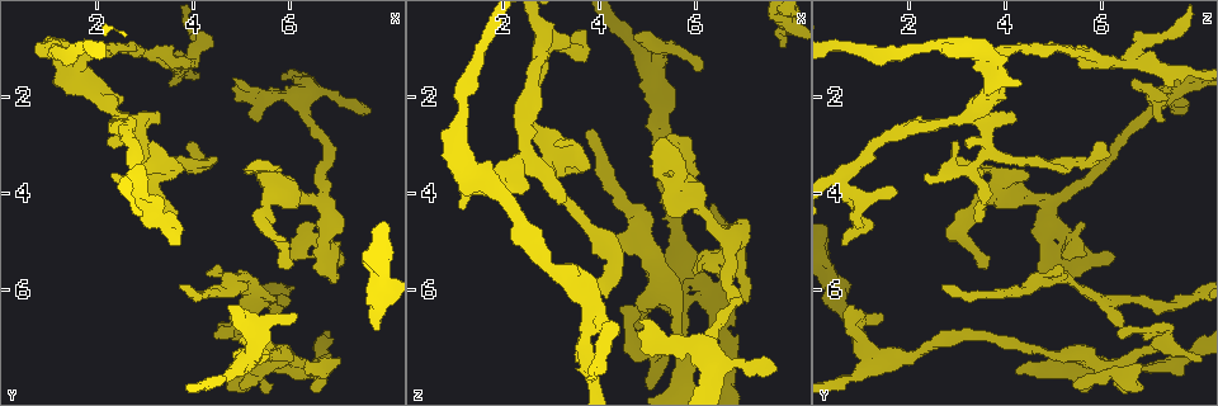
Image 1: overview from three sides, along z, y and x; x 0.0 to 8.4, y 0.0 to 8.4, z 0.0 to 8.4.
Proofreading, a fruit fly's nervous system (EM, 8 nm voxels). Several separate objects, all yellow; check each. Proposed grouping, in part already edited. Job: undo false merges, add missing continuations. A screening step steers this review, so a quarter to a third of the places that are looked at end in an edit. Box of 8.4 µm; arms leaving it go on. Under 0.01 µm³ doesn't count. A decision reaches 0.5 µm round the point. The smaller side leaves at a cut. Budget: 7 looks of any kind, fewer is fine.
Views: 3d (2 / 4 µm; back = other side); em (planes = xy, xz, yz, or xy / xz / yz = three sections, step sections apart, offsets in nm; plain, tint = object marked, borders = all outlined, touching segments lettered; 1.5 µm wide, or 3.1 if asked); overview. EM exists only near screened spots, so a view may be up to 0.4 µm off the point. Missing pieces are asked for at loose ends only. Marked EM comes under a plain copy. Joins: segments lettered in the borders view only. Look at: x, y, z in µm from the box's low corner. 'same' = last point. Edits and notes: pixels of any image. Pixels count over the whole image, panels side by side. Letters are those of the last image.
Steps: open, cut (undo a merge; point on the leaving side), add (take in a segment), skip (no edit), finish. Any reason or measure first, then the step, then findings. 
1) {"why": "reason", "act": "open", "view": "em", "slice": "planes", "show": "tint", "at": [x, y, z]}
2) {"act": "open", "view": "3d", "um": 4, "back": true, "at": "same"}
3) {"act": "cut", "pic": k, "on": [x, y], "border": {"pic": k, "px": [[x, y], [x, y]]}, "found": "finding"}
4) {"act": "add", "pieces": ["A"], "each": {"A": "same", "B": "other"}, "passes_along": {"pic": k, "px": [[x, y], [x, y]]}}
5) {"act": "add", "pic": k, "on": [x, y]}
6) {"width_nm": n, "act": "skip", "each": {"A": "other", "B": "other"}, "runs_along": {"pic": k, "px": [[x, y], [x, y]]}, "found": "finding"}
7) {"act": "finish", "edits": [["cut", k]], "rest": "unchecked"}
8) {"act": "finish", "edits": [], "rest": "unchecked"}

{"why": "free end", "act": "open", "view": "3d", "um": 2, "at": [5.50, 3.60, 4.55]}

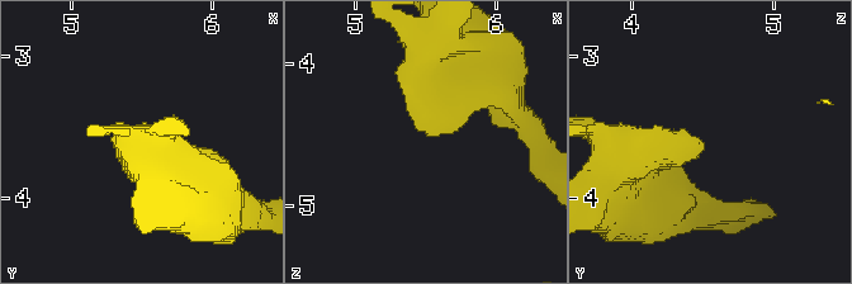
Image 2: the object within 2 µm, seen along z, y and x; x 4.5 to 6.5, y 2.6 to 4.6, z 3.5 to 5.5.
{"why": "need the tissue", "act": "open", "view": "em", "slice": "xz", "step": 4, "show": "borders", "at": [5.54, 3.58, 4.50]}

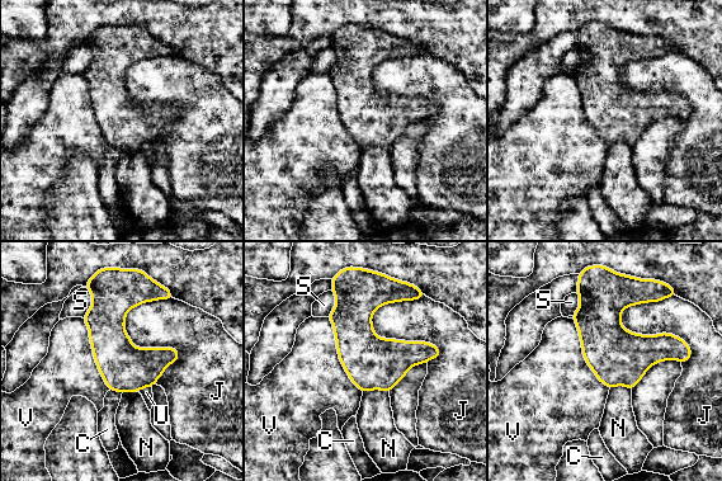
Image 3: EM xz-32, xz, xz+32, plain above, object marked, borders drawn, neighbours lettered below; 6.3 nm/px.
{"act": "open", "view": "em", "slice": "planes", "show": "borders", "at": "same"}

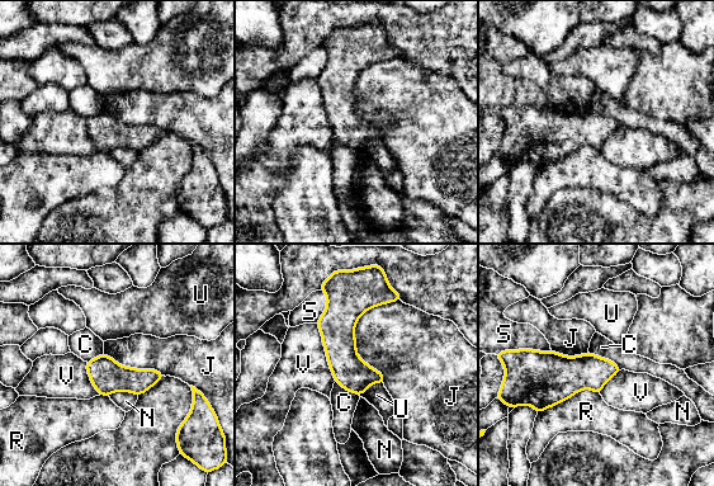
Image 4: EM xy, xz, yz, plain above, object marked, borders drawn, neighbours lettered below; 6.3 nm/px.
{"act": "skip", "each": {"C": "other", "J": "other", "N": "other", "R": "other", "S": "other", "U": "other", "V": "other"}, "border": {"pic": 4, "px": [[383, 383], [372, 383], [359, 395]]}, "found": "no lettered segment goes on from it"}

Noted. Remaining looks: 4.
{"why": "branch stops here", "act": "open", "view": "3d", "um": 2, "at": [7.65, 2.20, 7.65]}

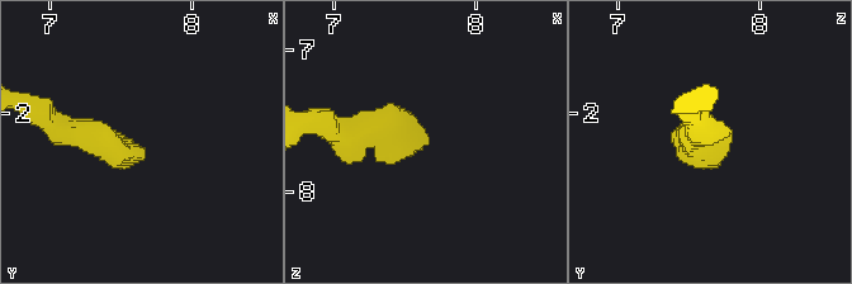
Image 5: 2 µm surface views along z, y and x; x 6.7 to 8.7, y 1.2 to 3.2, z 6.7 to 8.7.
{"act": "open", "view": "em", "slice": "planes", "show": "borders", "at": [7.66, 2.24, 7.68]}

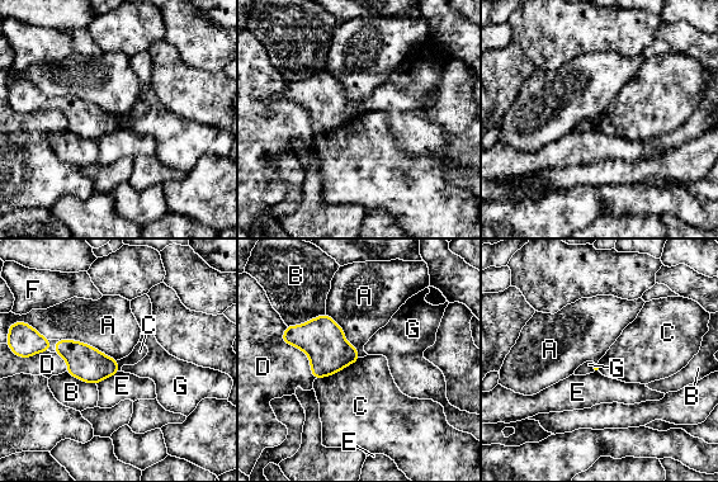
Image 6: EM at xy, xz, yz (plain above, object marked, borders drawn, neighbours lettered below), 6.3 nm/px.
{"act": "skip", "each": {"A": "other", "B": "other", "C": "other", "D": "other", "E": "other", "F": "other", "G": "other"}, "border": {"pic": 6, "px": [[359, 358], [341, 369], [316, 379]]}, "found": "none of them fits"}

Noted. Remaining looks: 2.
{"why": "thin end", "act": "open", "view": "em", "slice": "planes", "show": "borders", "at": [2.35, 3.60, 2.35]}

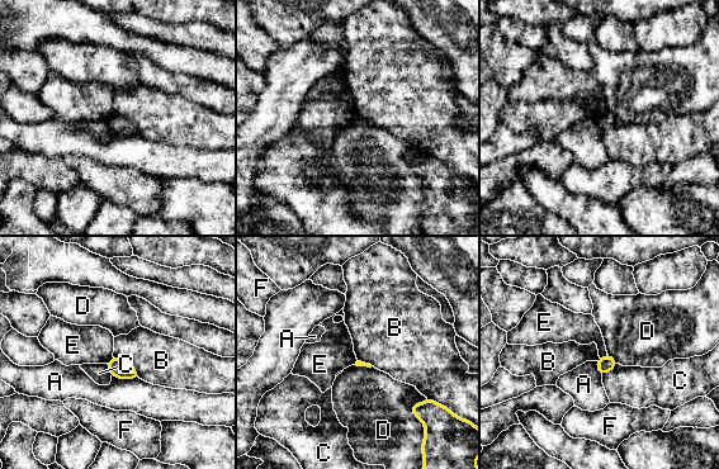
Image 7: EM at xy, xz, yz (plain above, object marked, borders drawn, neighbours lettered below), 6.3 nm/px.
{"act": "skip", "each": {"A": "other", "B": "other", "C": "other", "D": "other", "E": "other", "F": "other"}, "border": {"pic": 7, "px": [[113, 356], [128, 363], [140, 377]]}, "found": "no lettered segment goes on from it"}

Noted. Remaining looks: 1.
{"act": "finish", "edits": [], "rest": "unchecked"}

